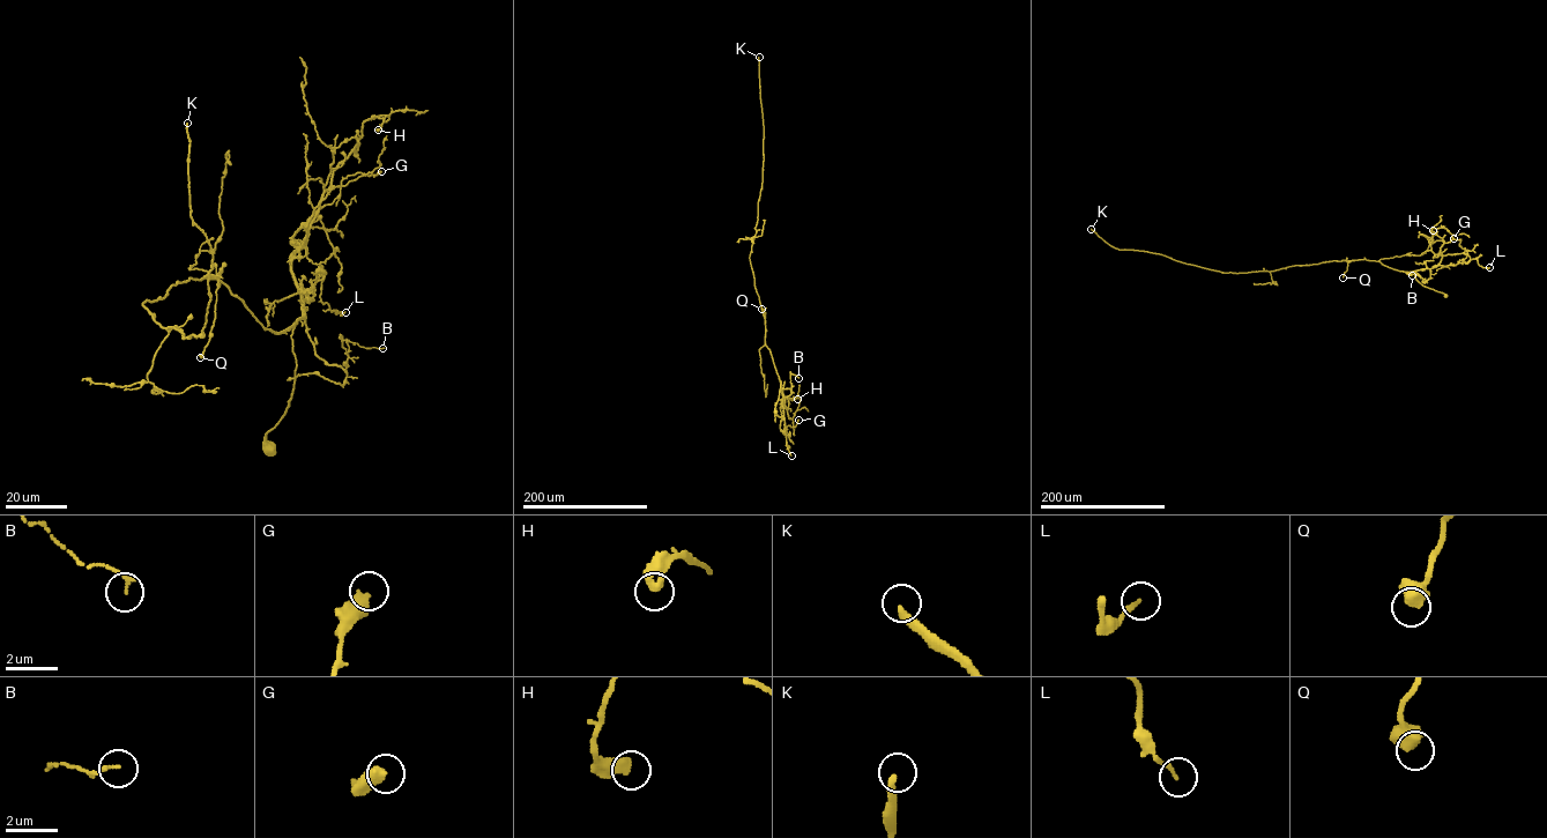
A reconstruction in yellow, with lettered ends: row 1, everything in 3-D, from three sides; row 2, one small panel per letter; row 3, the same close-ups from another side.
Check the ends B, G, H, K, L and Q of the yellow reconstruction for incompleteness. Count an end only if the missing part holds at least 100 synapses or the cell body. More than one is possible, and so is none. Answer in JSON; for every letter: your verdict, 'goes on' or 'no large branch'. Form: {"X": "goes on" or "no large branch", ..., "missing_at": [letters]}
{"B": "no large branch", "G": "no large branch", "H": "no large branch", "K": "goes on", "L": "no large branch", "Q": "no large branch", "missing_at": ["K"]}

